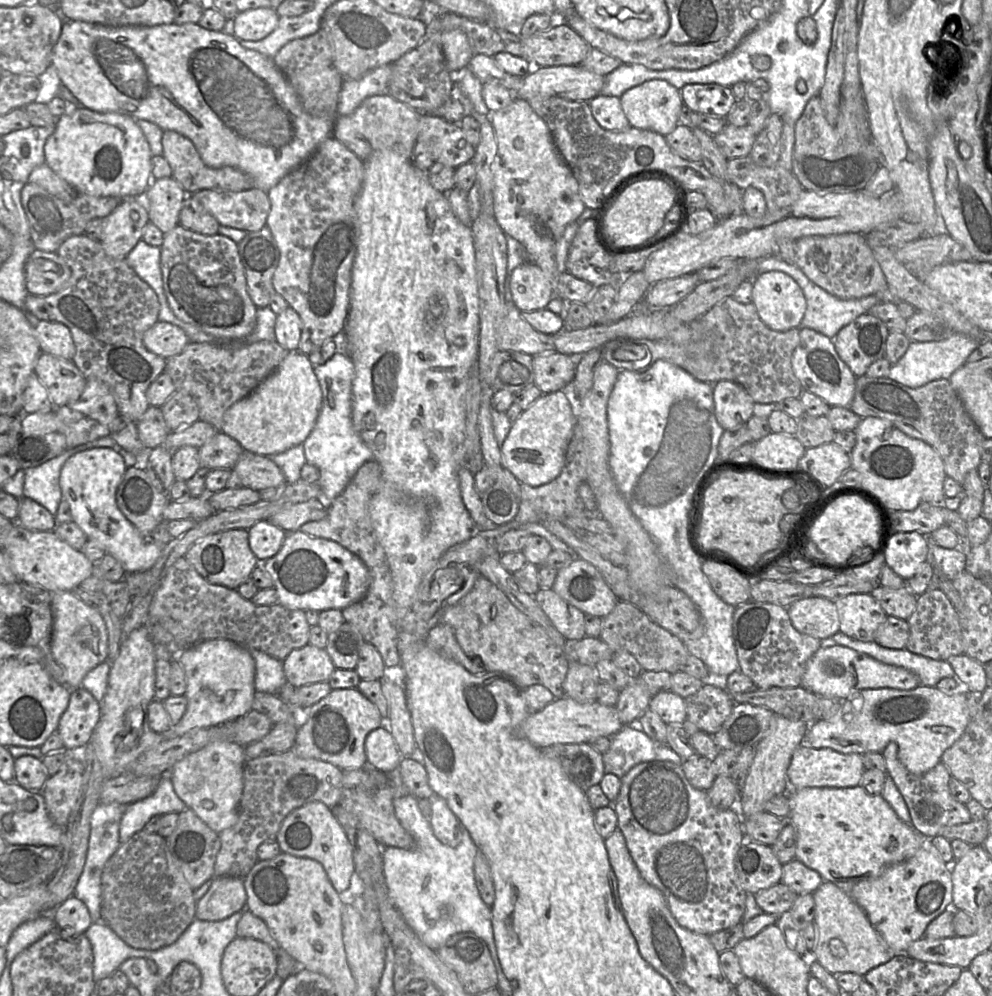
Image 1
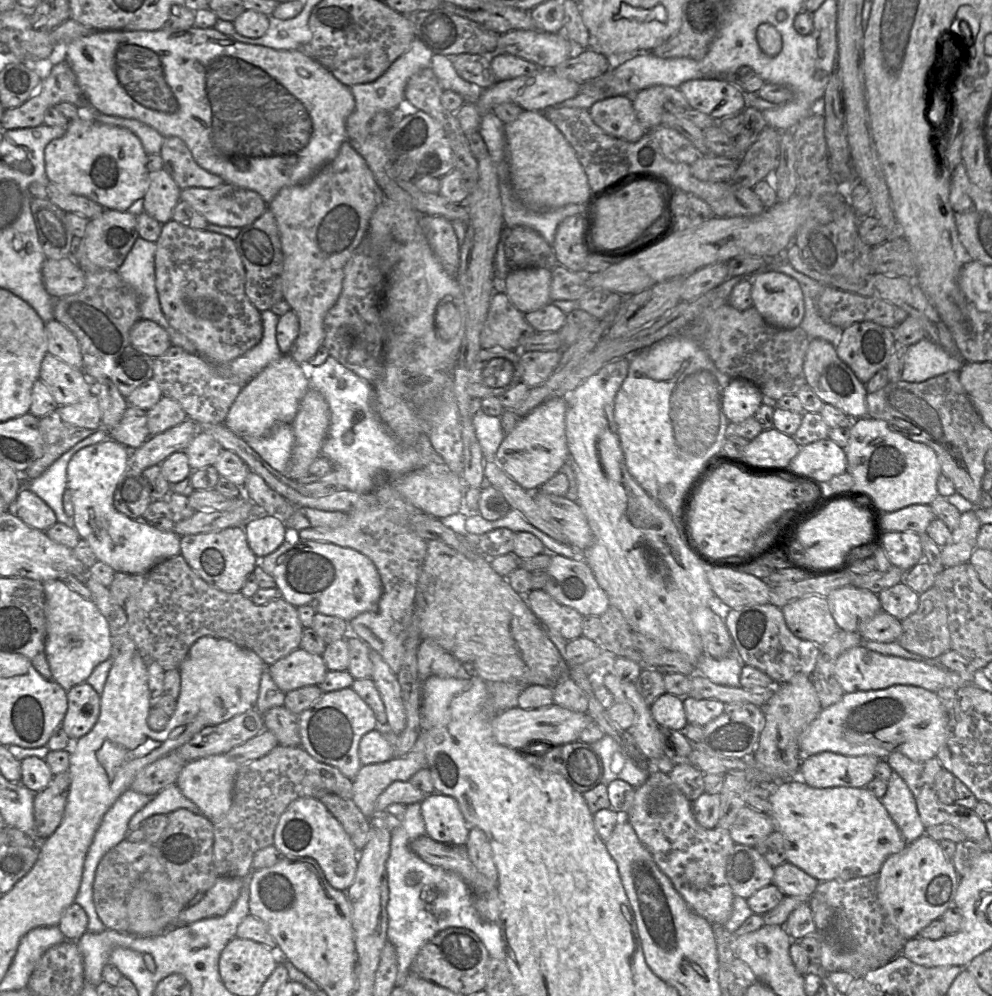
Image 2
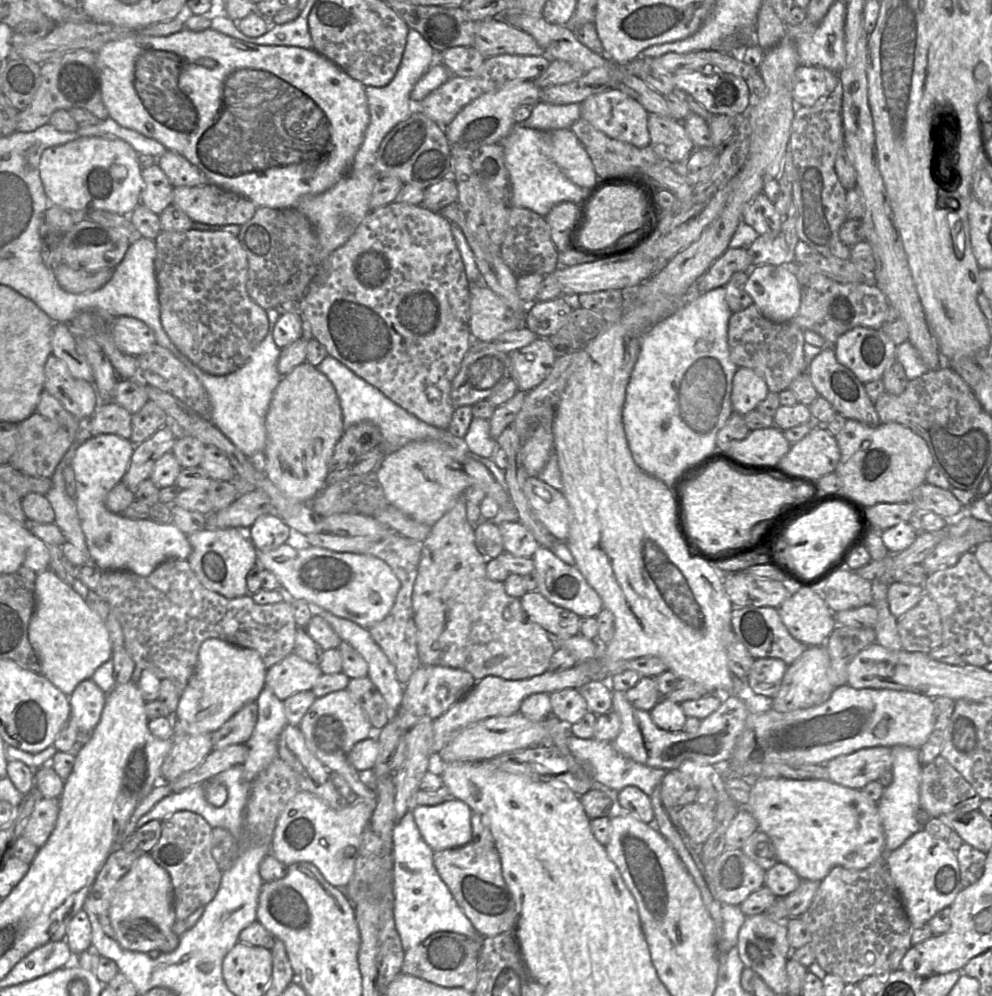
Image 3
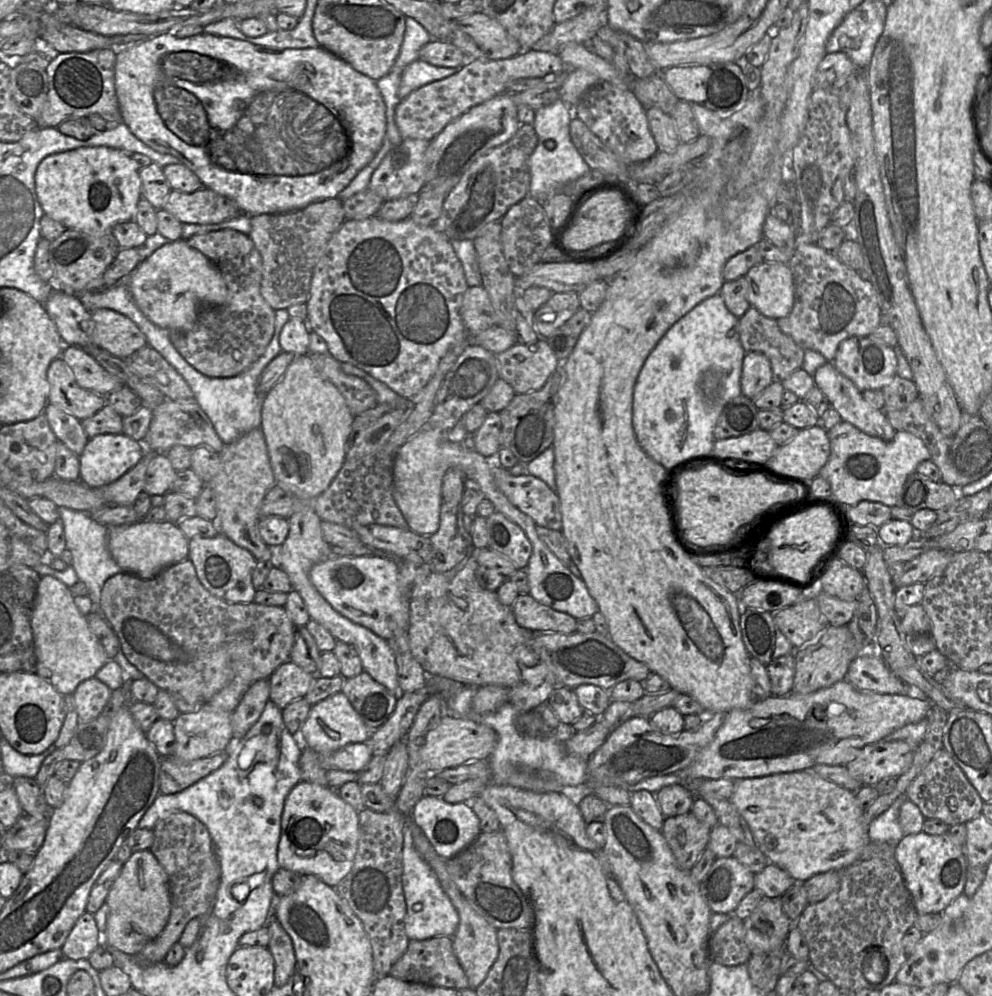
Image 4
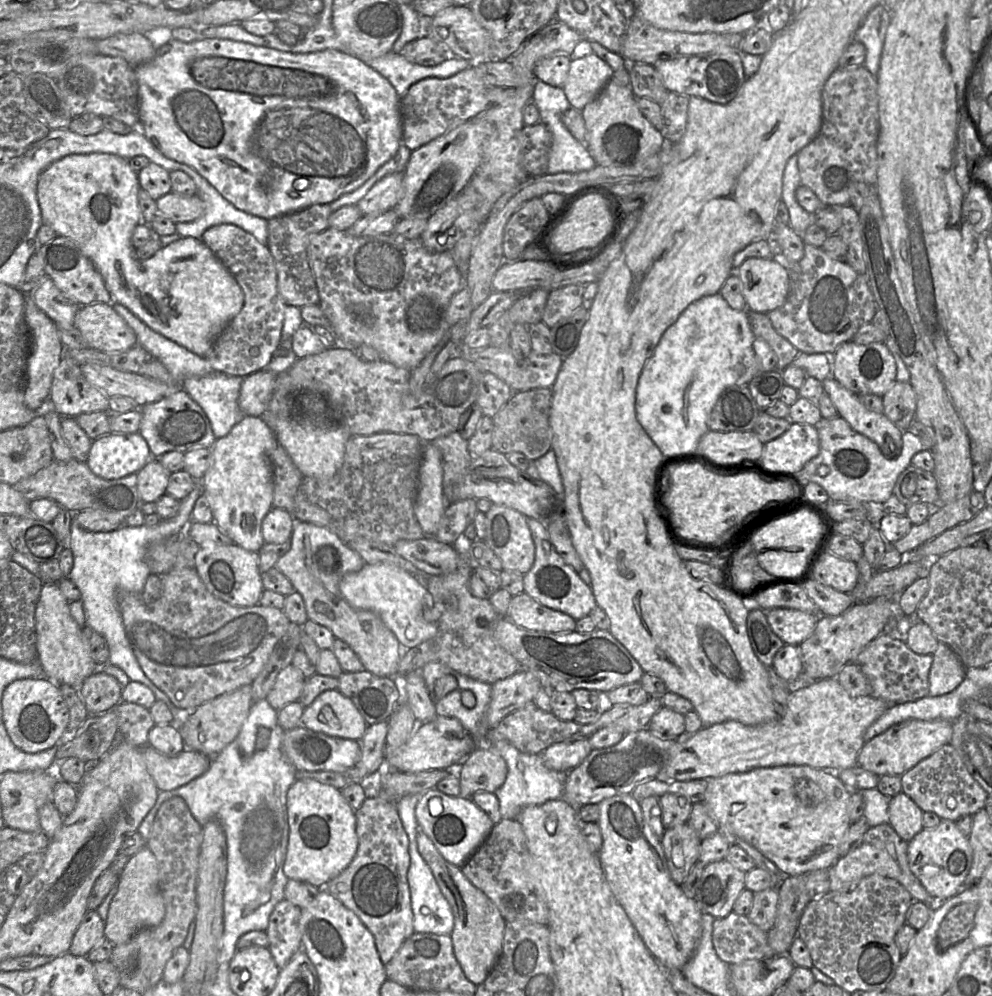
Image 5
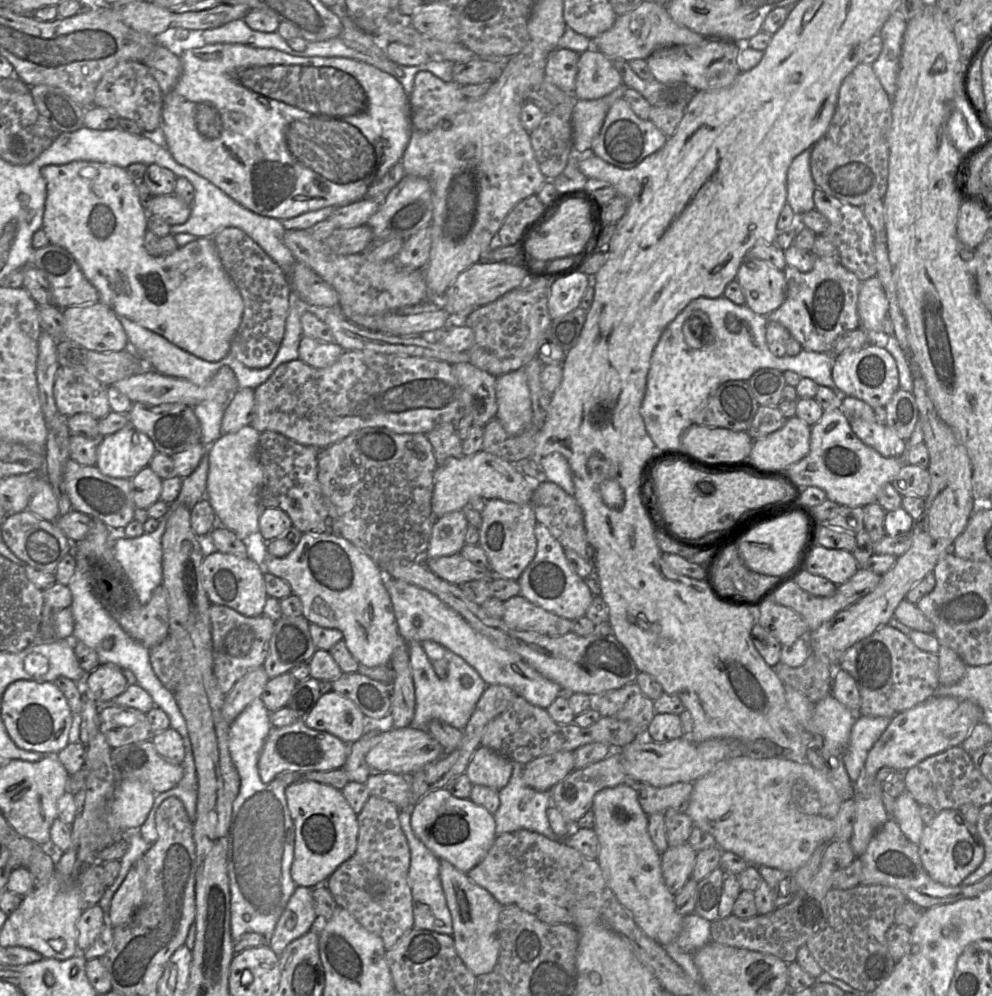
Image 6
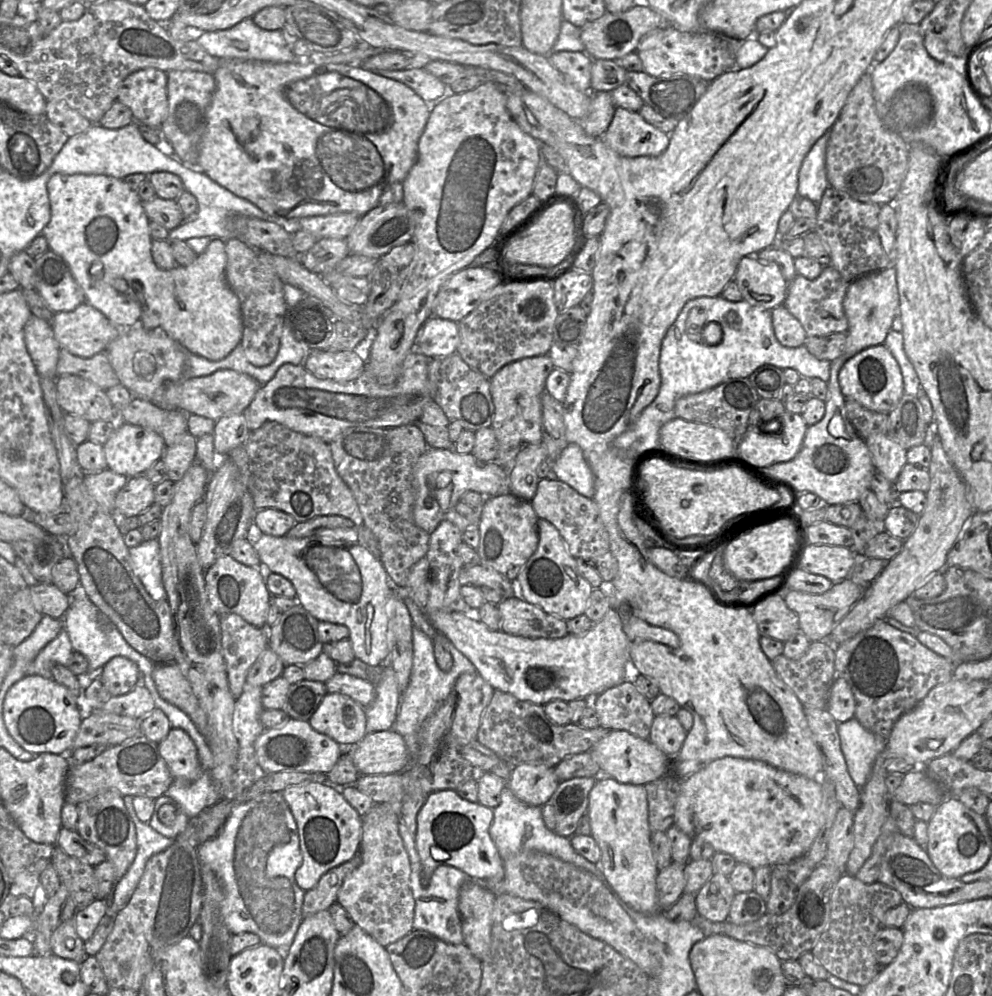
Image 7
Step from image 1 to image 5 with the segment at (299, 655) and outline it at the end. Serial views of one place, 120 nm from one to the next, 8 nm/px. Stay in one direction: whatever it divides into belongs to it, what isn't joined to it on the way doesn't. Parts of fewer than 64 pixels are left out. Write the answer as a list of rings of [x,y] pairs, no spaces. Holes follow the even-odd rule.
[[[288,665],[277,675],[266,700],[279,711],[285,705],[299,700],[306,679],[299,669]]]

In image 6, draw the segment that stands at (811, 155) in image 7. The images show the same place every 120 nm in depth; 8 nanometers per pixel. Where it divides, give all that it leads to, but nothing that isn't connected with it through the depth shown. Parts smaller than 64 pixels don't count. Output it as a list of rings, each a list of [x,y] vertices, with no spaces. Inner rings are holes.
[[[808,148],[797,155],[787,171],[787,203],[796,216],[815,208],[813,193],[816,184],[810,169],[811,149]]]

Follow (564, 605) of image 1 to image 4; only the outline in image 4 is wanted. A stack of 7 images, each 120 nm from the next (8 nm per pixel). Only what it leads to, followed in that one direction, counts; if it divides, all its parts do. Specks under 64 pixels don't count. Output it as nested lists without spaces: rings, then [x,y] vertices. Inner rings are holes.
[[[519,594],[511,606],[519,626],[533,632],[576,632],[576,619],[535,600],[530,594]]]

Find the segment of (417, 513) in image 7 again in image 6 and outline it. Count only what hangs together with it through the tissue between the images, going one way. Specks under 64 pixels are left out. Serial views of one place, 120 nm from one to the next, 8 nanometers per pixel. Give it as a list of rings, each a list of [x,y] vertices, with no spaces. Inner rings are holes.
[[[479,451],[461,458],[450,457],[443,465],[438,465],[434,473],[434,490],[431,510],[436,518],[462,510],[472,498],[500,499],[506,502],[528,503],[531,500],[536,480],[525,475],[517,464],[486,451]]]

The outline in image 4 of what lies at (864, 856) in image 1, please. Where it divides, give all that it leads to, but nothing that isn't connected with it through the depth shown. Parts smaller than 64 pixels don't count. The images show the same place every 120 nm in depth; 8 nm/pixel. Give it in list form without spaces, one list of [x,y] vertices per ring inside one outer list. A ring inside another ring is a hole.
[[[811,768],[755,778],[744,778],[735,781],[734,791],[729,800],[735,805],[740,815],[747,822],[757,847],[768,858],[769,862],[785,870],[795,882],[803,883],[805,880],[818,873],[830,870],[843,870],[847,866],[859,861],[862,850],[870,842],[868,827],[864,825],[863,808],[861,808],[857,802],[855,793],[832,781],[821,778]]]

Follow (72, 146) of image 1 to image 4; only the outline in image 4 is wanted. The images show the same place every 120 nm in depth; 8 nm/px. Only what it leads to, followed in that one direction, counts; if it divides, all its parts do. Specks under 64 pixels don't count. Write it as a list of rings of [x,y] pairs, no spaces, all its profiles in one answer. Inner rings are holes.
[[[80,147],[51,154],[38,165],[35,189],[43,212],[67,229],[100,237],[120,222],[134,220],[142,197],[142,181],[131,155],[107,147]]]

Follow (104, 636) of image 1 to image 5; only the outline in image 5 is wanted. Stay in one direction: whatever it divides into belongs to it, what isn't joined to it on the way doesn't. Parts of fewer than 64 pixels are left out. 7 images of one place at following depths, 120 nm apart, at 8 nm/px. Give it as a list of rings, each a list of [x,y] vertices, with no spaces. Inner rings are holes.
[[[57,582],[43,583],[35,610],[37,660],[49,680],[58,685],[79,687],[99,668],[90,655],[82,628],[70,614],[69,604]]]

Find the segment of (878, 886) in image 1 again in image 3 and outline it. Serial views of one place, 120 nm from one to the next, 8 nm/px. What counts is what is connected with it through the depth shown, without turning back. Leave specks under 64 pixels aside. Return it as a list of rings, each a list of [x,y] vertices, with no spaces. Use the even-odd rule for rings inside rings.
[[[923,828],[885,855],[912,928],[922,927],[938,911],[949,907],[962,889],[956,852],[948,847],[947,840],[934,837]]]

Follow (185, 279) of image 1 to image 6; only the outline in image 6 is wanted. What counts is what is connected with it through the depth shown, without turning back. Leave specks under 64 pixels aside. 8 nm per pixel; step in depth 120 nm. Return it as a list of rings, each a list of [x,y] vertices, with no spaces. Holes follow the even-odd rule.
[[[227,227],[213,235],[224,269],[238,288],[244,312],[240,326],[231,342],[230,352],[248,368],[261,369],[274,360],[285,332],[290,309],[291,286],[279,265],[245,232]]]

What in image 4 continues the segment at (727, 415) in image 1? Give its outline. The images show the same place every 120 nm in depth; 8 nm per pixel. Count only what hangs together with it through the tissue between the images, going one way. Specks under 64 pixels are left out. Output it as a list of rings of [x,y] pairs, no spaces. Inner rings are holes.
[[[747,352],[742,363],[740,377],[741,394],[755,399],[772,383],[772,369],[769,359],[761,352]]]

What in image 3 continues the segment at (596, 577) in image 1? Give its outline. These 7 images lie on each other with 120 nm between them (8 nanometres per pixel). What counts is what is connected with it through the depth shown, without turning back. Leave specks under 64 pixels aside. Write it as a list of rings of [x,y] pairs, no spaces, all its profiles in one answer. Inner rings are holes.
[[[540,546],[532,556],[537,577],[537,589],[544,598],[556,606],[574,612],[579,617],[596,617],[604,608],[597,592],[589,585],[584,576],[573,565],[560,560],[550,549]]]

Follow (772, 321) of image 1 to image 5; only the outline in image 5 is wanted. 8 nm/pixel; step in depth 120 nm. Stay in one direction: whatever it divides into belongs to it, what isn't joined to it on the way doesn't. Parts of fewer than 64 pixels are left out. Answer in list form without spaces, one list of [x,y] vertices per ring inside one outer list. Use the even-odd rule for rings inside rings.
[[[779,258],[746,259],[736,270],[742,282],[742,294],[747,304],[747,311],[768,313],[781,307],[789,293],[789,276],[786,264]]]

